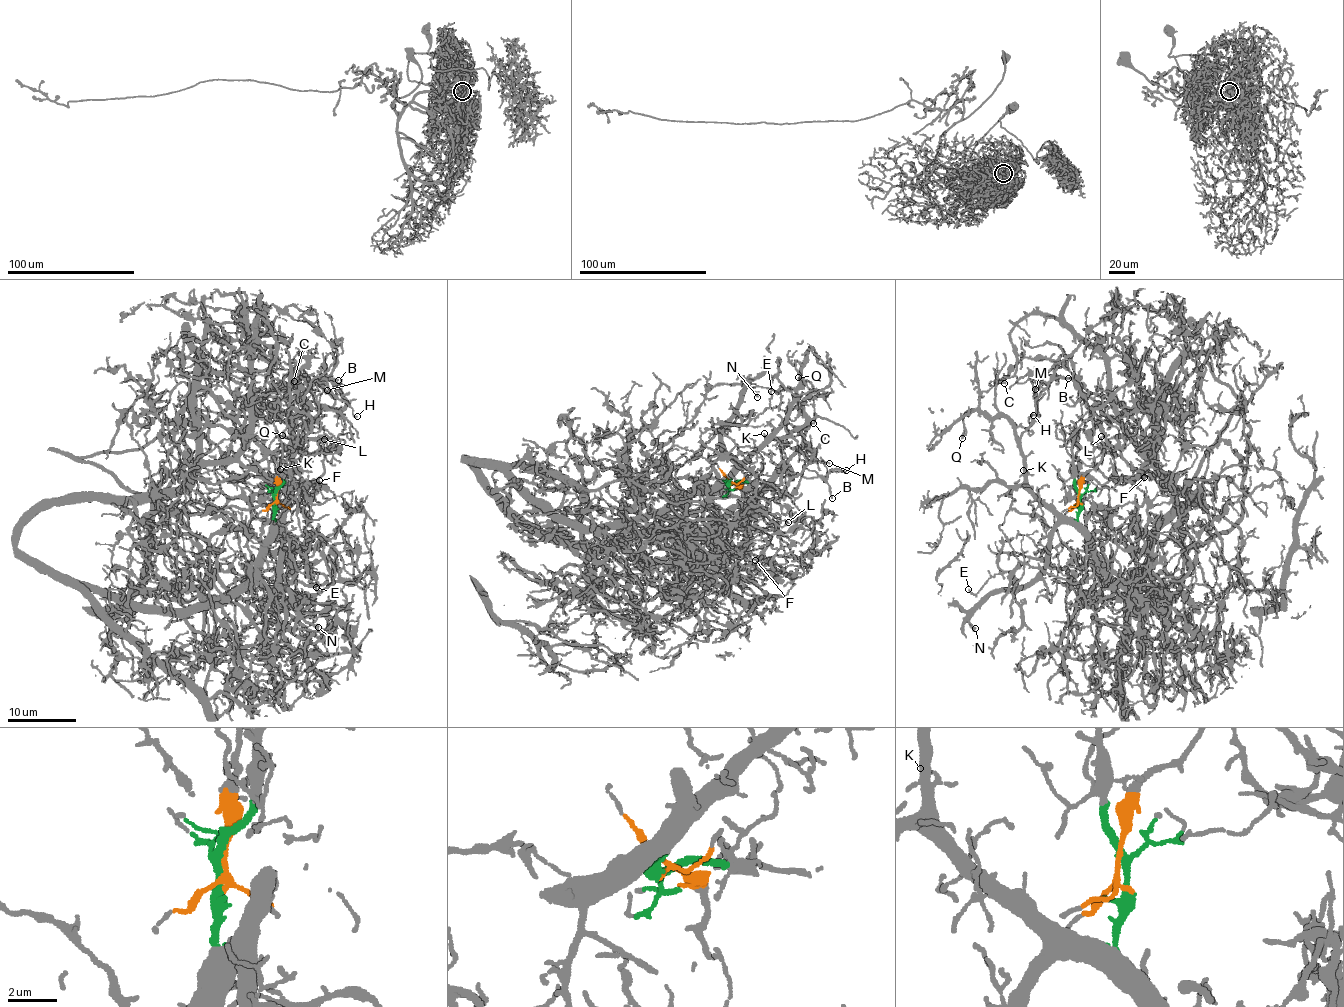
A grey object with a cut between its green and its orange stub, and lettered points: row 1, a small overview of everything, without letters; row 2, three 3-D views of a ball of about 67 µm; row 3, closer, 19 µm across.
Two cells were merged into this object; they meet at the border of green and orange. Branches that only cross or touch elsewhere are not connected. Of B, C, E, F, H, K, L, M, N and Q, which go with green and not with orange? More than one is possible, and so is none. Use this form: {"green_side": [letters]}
{"green_side": ["C", "E", "K", "M", "N", "Q"]}

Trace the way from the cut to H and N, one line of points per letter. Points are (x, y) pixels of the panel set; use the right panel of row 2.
H: (1079, 498), (1081, 479), (1098, 464), (1106, 441), (1087, 399), (1068, 378), (1052, 379), (1036, 397), (1032, 415)
N: (1079, 498), (1079, 514), (1053, 532), (1048, 563), (1031, 580), (1000, 588), (970, 615), (975, 629)

